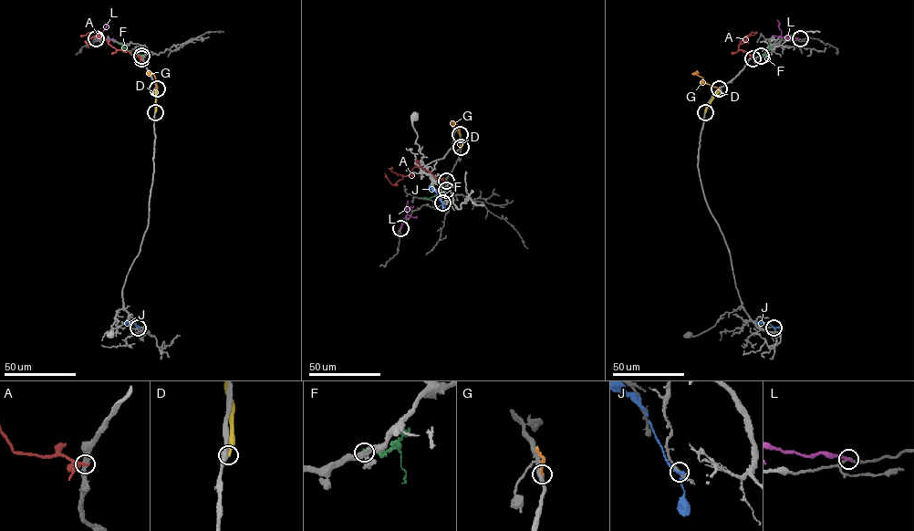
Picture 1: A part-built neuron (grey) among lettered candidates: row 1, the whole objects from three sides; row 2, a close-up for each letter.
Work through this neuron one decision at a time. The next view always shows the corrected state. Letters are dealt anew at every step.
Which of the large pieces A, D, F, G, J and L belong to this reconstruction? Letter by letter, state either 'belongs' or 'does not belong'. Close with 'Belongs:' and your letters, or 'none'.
A: does not belong
D: does not belong
F: does not belong
G: does not belong
J: does not belong
L: does not belong
Belongs: none

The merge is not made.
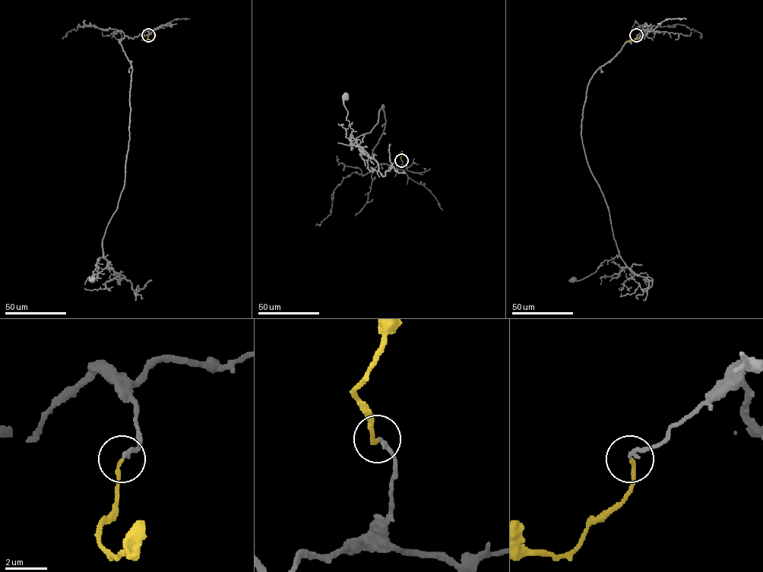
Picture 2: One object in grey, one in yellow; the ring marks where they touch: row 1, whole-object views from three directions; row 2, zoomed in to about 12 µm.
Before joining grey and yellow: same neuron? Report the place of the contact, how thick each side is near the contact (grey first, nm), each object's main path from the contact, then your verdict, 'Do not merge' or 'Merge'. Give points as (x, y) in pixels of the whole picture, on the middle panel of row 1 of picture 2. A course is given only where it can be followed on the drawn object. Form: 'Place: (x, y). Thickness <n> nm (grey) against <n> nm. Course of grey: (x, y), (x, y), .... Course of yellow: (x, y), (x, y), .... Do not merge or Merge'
Place: (401, 160). Thickness 200 nm (grey) against 170 nm. Course of grey: (401, 160), (395, 168), (372, 159), (384, 126), (382, 105), (377, 123), (356, 143), (346, 119), (346, 96). Course of yellow: (401, 160), (402, 150). Merge

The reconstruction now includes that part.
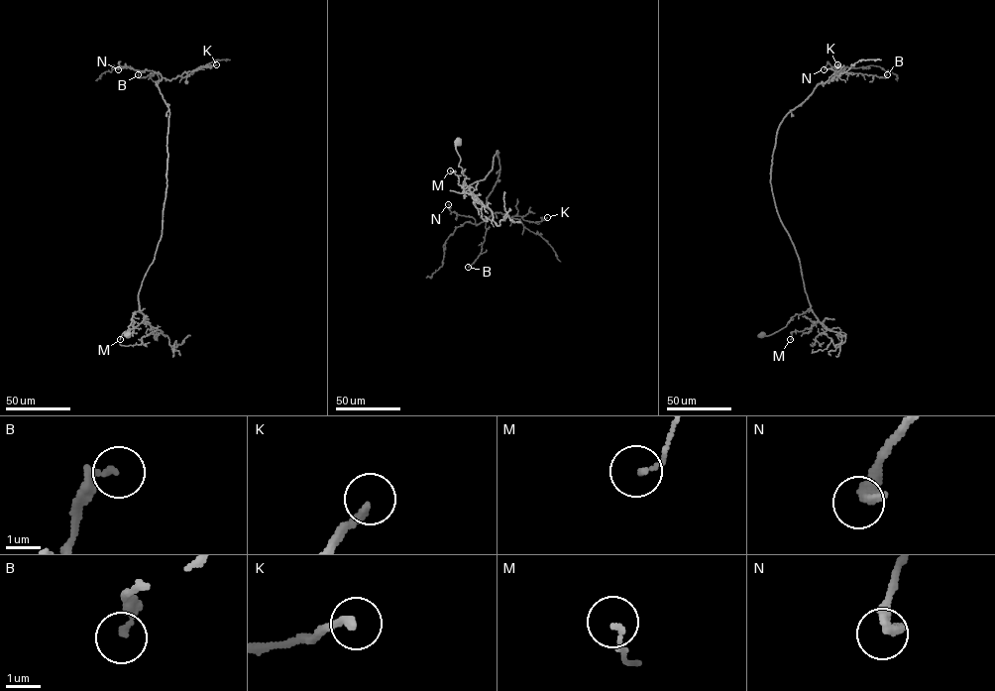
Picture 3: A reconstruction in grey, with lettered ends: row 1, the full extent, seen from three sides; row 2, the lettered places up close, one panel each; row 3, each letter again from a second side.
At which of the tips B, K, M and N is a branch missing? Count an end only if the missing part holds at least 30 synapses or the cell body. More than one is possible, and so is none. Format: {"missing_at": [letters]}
{"missing_at": ["K"]}

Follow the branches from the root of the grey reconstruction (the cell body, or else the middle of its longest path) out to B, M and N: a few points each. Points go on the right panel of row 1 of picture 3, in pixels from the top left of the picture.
B: (762, 335), (811, 309), (770, 182), (778, 127), (835, 73), (887, 74)
M: (762, 335), (778, 331), (796, 313), (810, 309), (818, 321), (810, 328), (792, 331), (790, 339)
N: (762, 335), (811, 309), (770, 176), (783, 118), (818, 84), (843, 70), (837, 72), (828, 62), (824, 69)

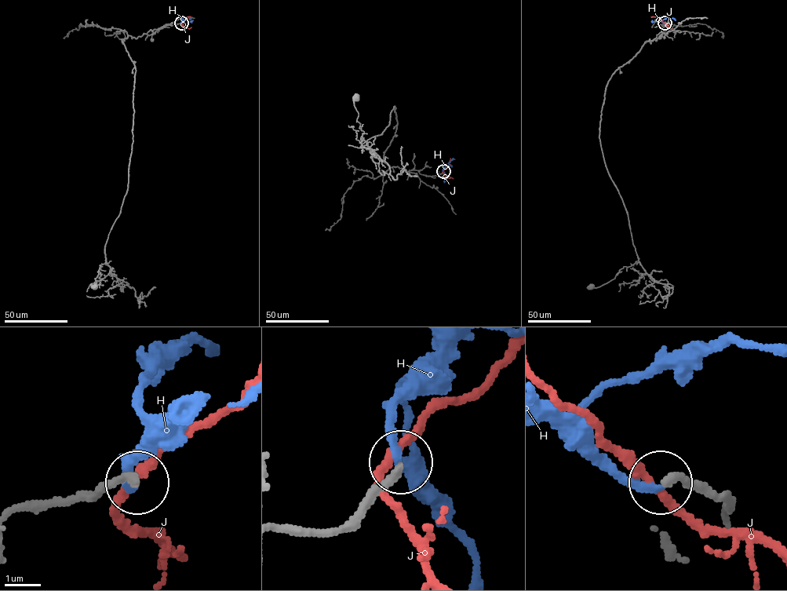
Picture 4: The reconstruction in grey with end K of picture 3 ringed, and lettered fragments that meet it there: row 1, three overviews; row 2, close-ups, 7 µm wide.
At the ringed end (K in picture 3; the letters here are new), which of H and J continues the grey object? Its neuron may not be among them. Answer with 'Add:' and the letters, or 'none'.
Add: H

